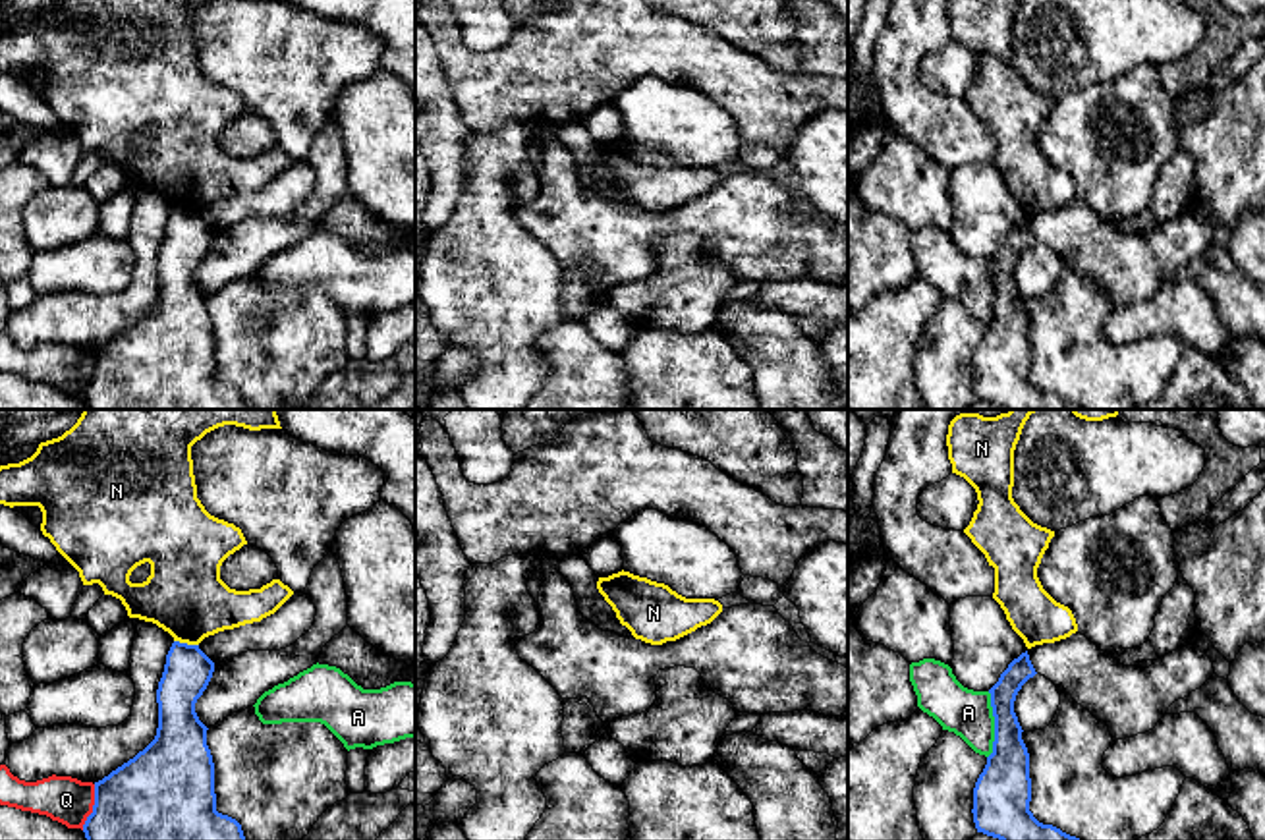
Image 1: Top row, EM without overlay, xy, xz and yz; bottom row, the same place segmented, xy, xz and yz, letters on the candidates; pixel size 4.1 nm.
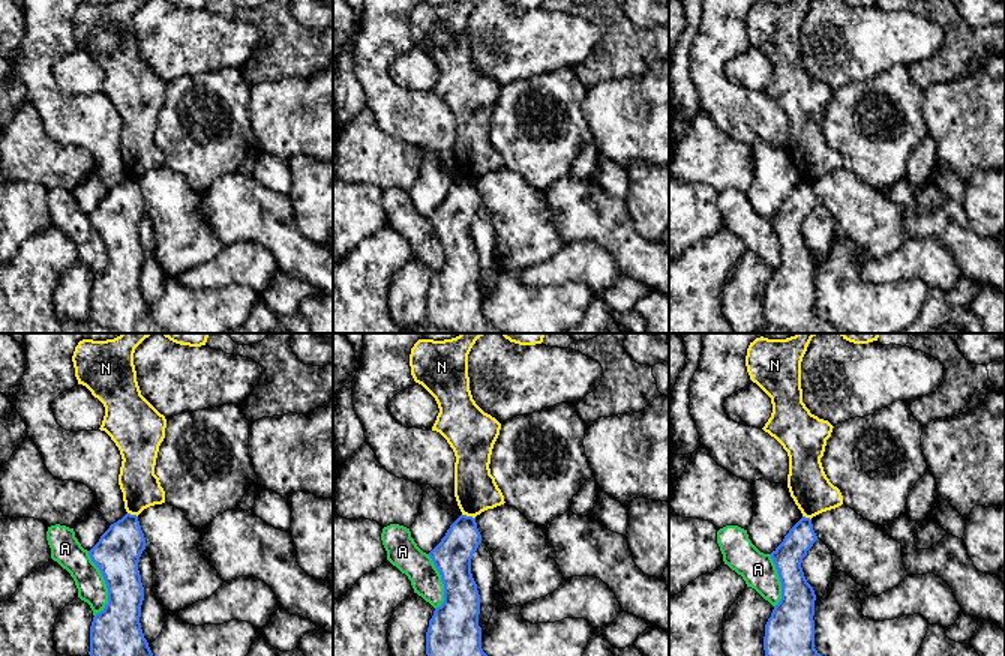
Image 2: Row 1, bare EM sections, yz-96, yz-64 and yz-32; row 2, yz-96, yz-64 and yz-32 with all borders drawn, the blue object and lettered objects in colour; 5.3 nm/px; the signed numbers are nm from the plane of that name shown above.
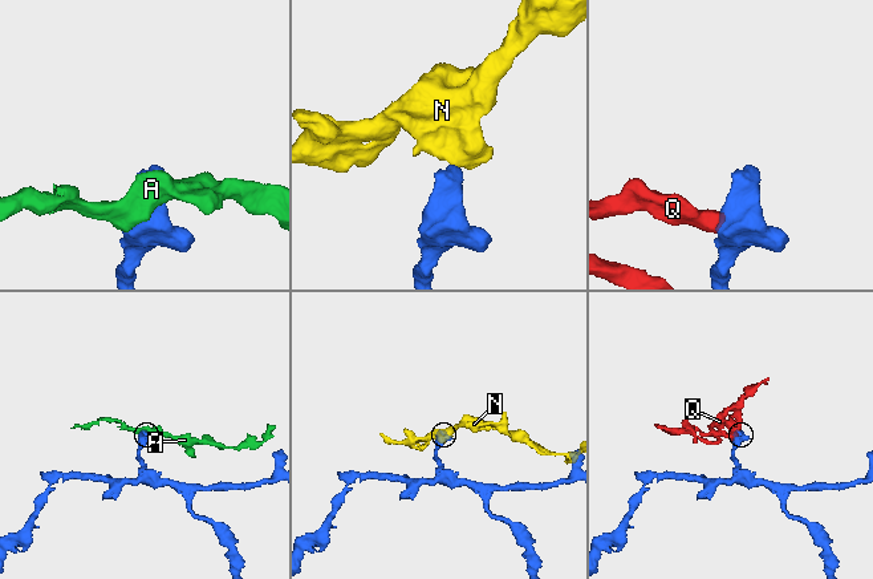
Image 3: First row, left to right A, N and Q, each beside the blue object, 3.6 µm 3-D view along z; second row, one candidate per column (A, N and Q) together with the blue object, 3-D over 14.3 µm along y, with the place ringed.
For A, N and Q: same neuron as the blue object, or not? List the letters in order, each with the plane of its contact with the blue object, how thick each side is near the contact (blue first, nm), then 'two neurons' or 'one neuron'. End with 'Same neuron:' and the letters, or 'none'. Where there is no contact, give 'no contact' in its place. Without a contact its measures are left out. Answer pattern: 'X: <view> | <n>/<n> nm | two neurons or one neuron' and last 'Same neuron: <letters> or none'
A: yz | 220/200 nm | two neurons
N: xy | 200/340 nm | two neurons
Q: xy | 500/190 nm | two neurons
Same neuron: none

